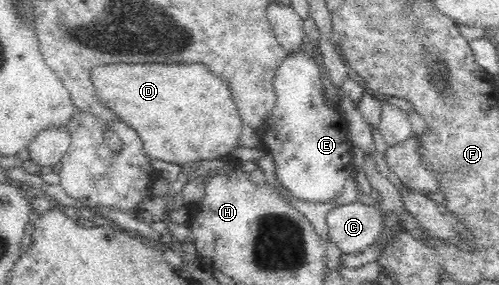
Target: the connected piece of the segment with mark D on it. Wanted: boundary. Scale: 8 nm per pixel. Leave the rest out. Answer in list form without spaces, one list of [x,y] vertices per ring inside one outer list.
[[[202,63],[188,65],[102,65],[94,67],[92,82],[96,90],[96,98],[106,108],[112,108],[118,120],[124,121],[142,138],[144,152],[149,158],[182,165],[202,160],[222,159],[230,155],[240,143],[243,120],[240,118],[232,90],[226,80],[216,76]]]

